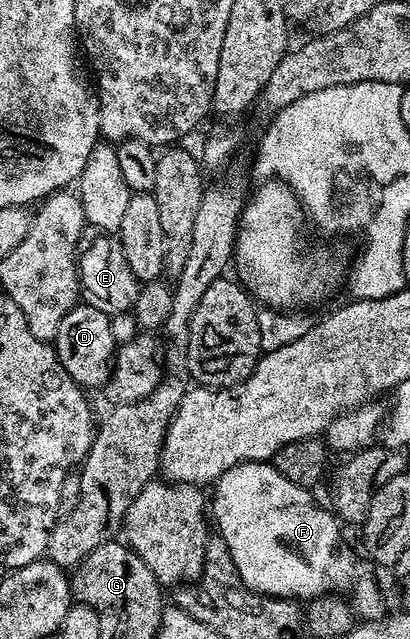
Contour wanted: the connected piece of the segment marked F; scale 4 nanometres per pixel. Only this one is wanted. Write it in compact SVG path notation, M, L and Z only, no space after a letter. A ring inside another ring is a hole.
M268 461L239 463L237 467L231 467L216 480L214 490L216 496L213 499L211 496L210 511L214 516L215 526L216 523L220 526L220 535L228 546L228 555L240 574L239 582L247 590L293 601L307 601L317 599L319 595L352 591L350 603L361 620L379 620L385 617L384 599L380 596L371 573L360 564L359 557L350 548L344 547L340 540L341 524L337 516L331 510L323 511L312 500L311 490L294 485L294 481L286 481L286 477L282 477L282 473L278 473Z

